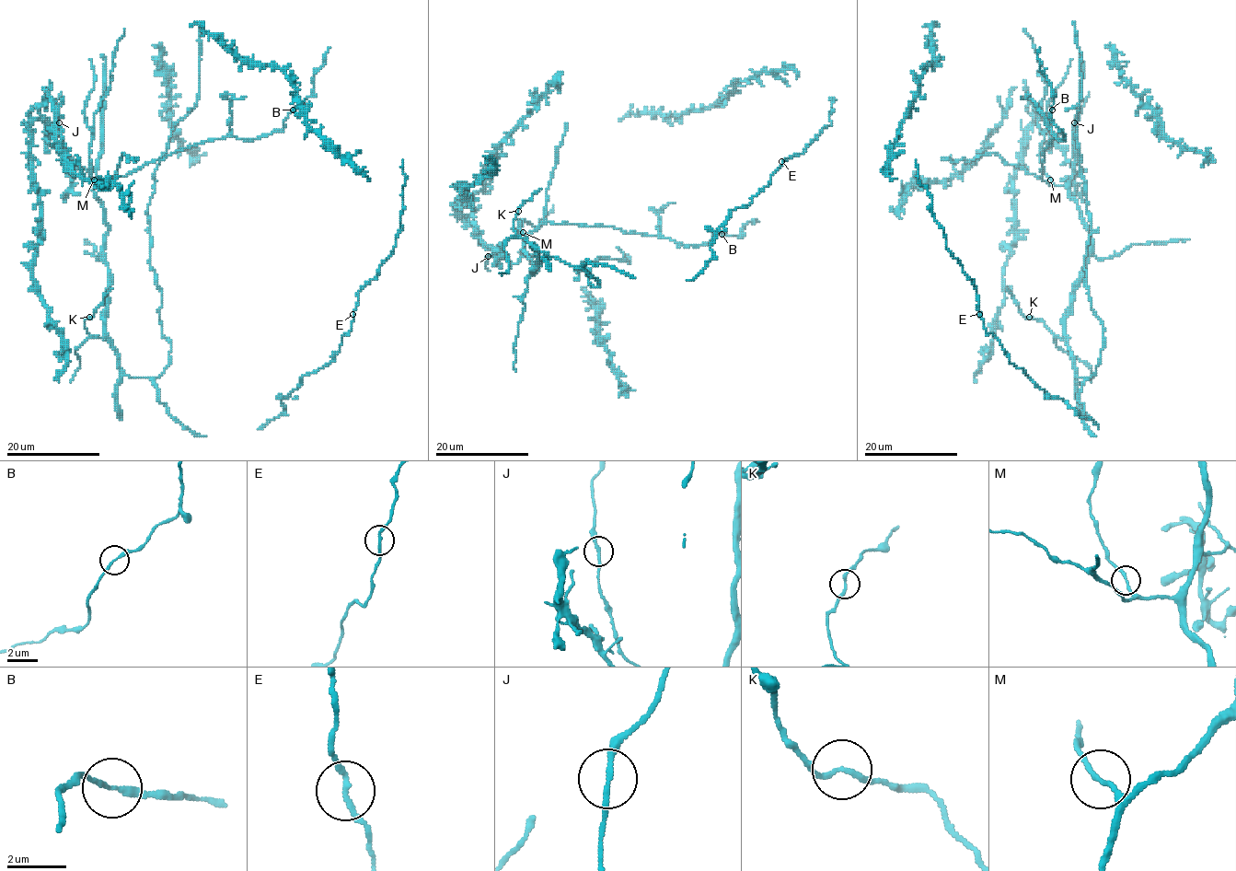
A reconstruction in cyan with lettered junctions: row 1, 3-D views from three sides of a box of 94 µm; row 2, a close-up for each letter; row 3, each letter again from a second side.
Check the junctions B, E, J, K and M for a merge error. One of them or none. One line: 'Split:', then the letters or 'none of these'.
Split: none of these

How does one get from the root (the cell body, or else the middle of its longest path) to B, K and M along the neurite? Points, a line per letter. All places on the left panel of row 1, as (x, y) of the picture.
B: (207, 436), (119, 366), (95, 186), (192, 145), (282, 131), (292, 109)
K: (207, 436), (179, 423), (148, 378), (125, 373), (117, 351), (86, 331), (89, 317)
M: (207, 436), (179, 423), (148, 378), (131, 378), (119, 366), (105, 331), (108, 224), (93, 180)

